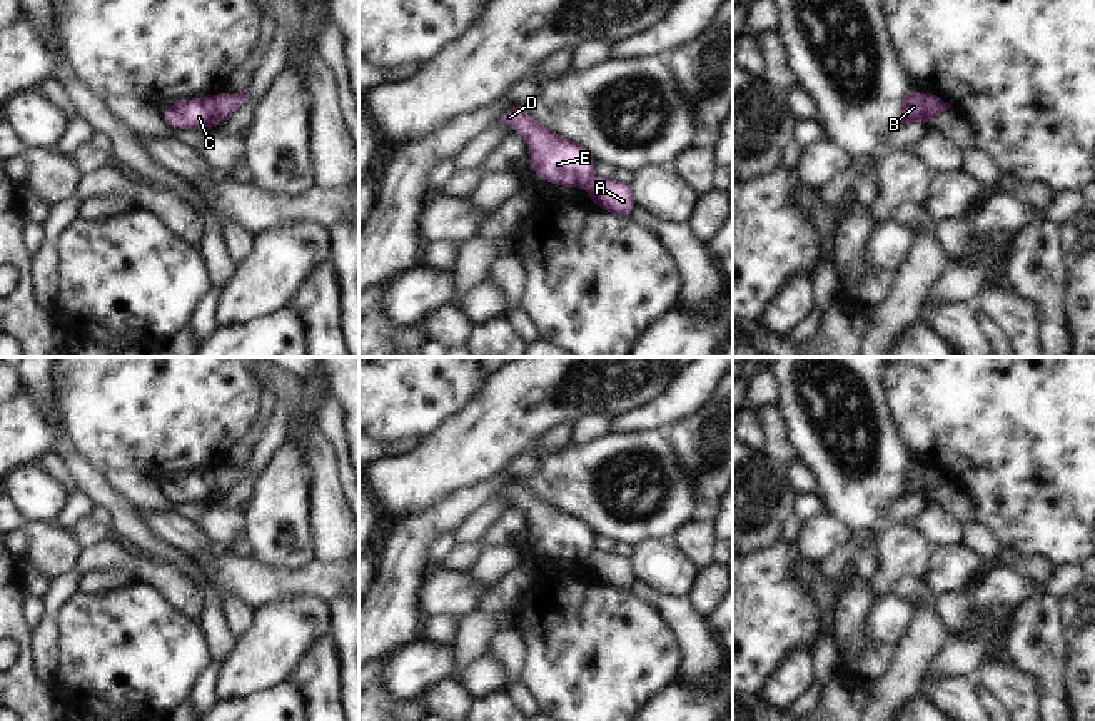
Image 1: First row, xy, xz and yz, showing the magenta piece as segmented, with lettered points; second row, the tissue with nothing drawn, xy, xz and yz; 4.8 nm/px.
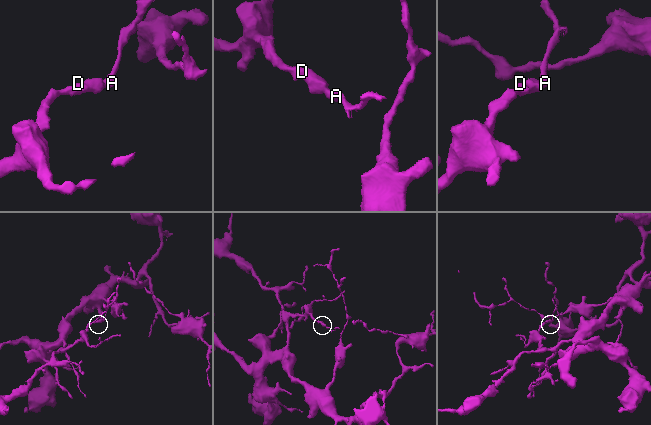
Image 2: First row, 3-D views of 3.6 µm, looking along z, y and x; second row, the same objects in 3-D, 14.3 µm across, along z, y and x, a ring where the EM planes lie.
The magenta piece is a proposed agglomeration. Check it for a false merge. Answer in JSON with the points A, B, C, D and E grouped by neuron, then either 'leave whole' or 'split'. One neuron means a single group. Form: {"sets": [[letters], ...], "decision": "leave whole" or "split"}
{"sets": [["A"], ["B", "C", "D", "E"]], "decision": "split"}

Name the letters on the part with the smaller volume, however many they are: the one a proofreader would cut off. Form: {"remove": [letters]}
{"remove": ["A"]}

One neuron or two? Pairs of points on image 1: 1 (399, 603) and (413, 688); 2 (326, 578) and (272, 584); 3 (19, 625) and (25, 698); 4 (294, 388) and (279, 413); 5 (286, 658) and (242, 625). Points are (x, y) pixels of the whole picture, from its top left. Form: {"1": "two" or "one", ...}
{"1": "two", "2": "one", "3": "one", "4": "two", "5": "two"}

